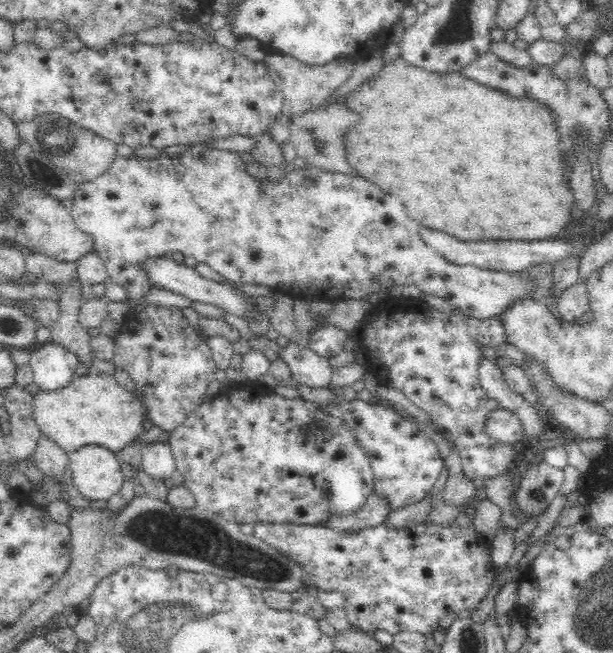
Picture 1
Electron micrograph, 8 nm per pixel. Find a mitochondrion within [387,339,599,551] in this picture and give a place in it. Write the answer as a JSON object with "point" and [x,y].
{"point":[536,496]}

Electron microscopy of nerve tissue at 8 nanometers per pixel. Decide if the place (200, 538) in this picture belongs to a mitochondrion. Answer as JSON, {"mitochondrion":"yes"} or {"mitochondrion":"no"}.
{"mitochondrion":"yes"}

